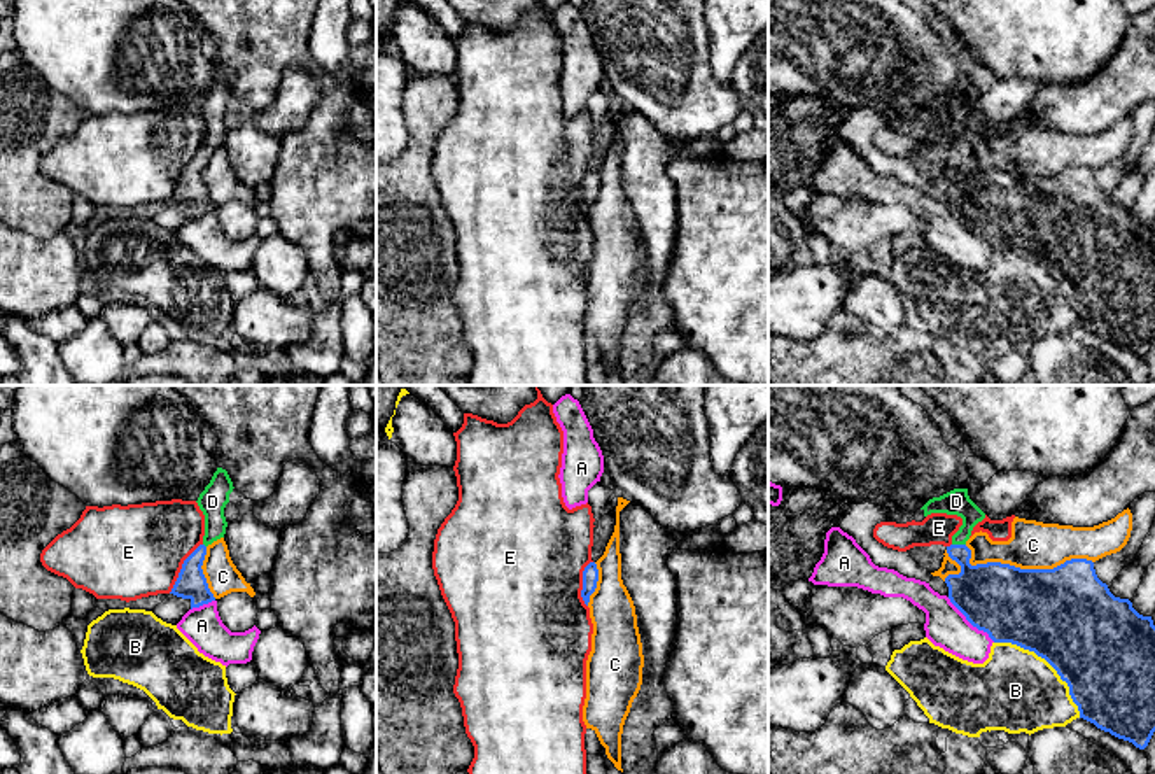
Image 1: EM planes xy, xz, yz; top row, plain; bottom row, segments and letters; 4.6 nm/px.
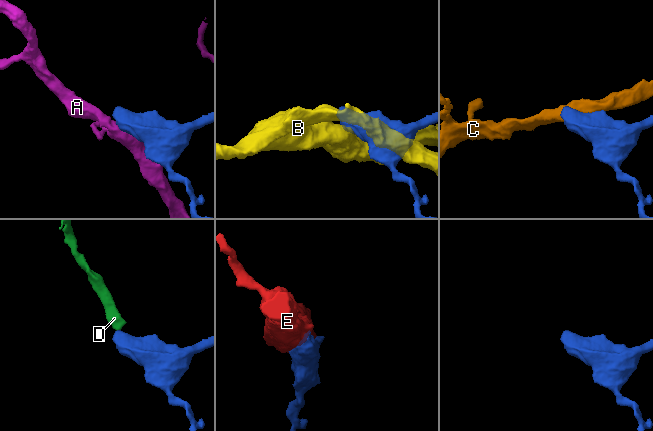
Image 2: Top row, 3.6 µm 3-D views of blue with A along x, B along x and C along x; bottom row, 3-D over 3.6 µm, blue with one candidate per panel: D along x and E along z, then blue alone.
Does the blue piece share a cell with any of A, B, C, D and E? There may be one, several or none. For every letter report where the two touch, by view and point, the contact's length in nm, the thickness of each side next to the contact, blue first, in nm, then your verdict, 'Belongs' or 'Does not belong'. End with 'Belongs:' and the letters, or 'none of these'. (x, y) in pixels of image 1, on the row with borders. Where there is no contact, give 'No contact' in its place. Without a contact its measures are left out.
A: Touches blue at yz (970, 622). Shared border 300 nm. Thickness 340 nm (blue) against 190 nm. Does not belong
B: Touches blue at yz (1049, 662). Shared border 550 nm. Thickness 460 nm (blue) against 380 nm. Does not belong
C: Touches blue at yz (1022, 569). Shared border 600 nm. Thickness 400 nm (blue) against 220 nm. Does not belong
D: Touches blue at yz (959, 545). Shared border 60 nm. Thickness 280 nm (blue) against 120 nm. Belongs
E: Touches blue at xy (182, 568). Shared border 280 nm. Thickness 140 nm (blue) against 420 nm. Does not belong
Belongs: D

